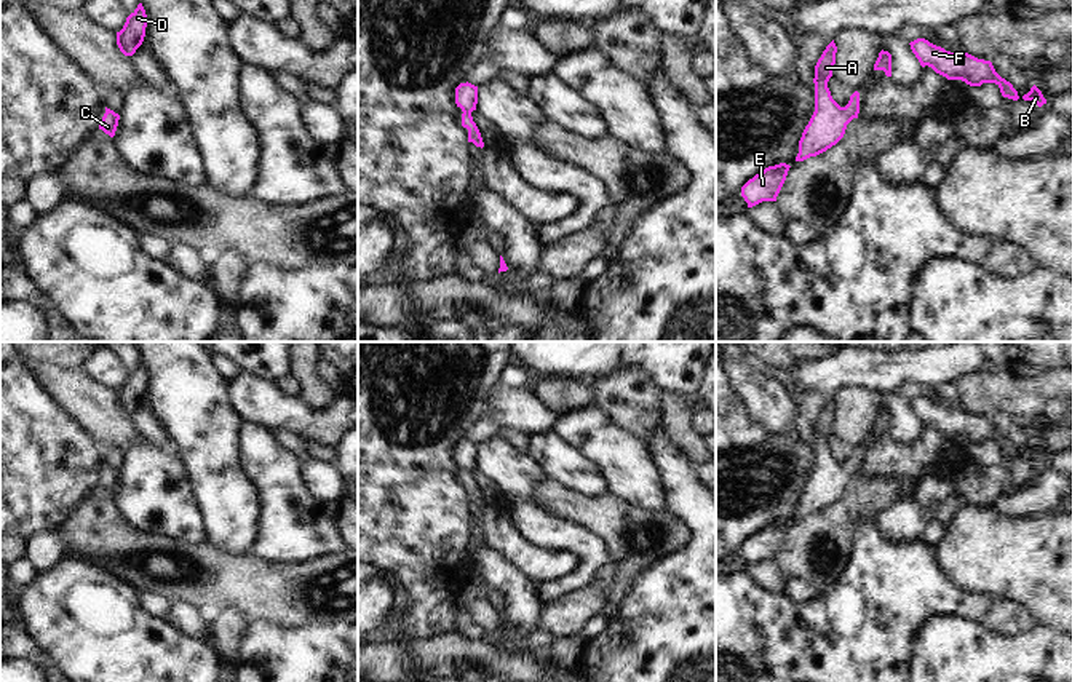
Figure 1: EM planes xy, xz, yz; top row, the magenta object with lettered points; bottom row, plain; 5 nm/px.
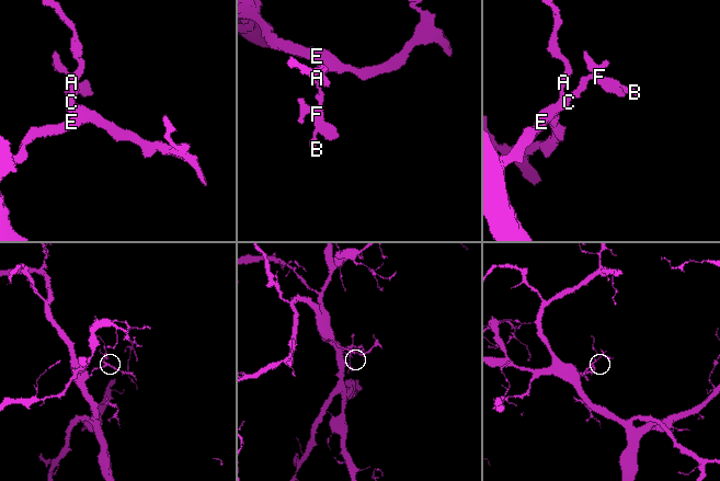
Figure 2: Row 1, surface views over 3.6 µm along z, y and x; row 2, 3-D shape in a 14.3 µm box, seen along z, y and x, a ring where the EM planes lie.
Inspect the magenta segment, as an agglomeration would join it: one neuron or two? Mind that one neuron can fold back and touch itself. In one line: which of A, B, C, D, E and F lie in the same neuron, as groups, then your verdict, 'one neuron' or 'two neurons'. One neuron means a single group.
groups A B C D E F; one neuron

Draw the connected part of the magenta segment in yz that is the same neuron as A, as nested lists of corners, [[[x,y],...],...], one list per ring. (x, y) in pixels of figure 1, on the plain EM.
[[[834,398],[826,404],[815,423],[815,470],[799,498],[796,519],[816,514],[836,503],[845,492],[847,482],[858,476],[860,450],[855,449],[845,465],[831,454],[828,439],[832,434],[837,404]]]

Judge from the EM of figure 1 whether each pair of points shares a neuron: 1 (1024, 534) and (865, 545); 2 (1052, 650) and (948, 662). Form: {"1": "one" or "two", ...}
{"1": "two", "2": "one"}

